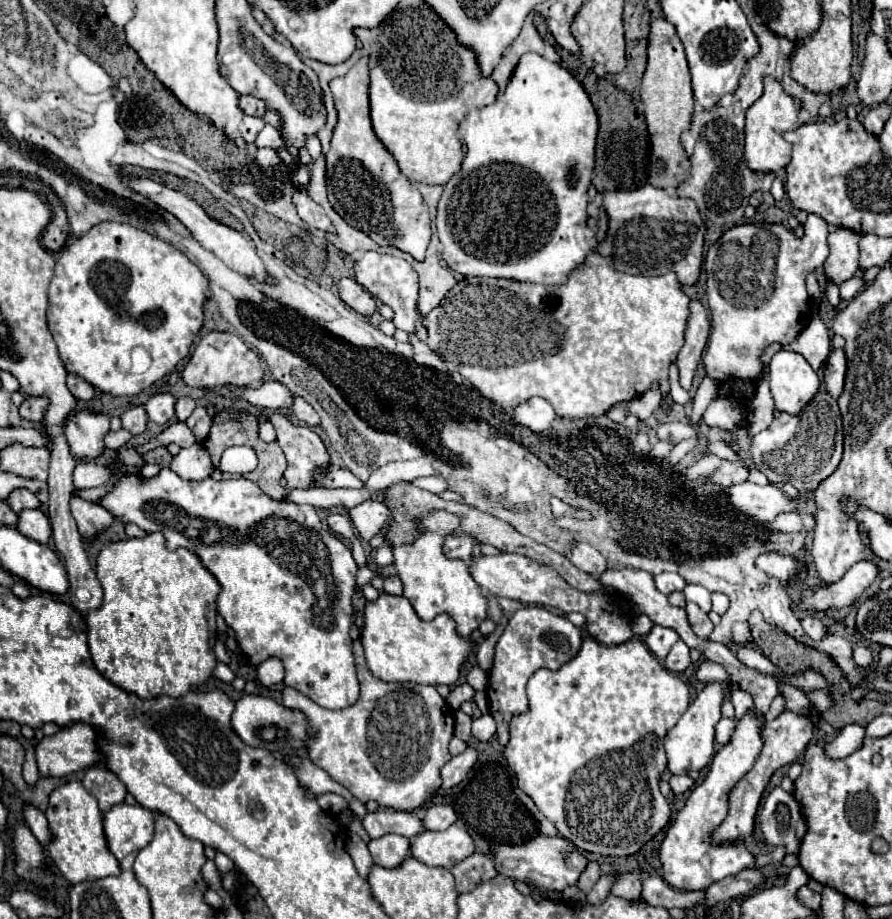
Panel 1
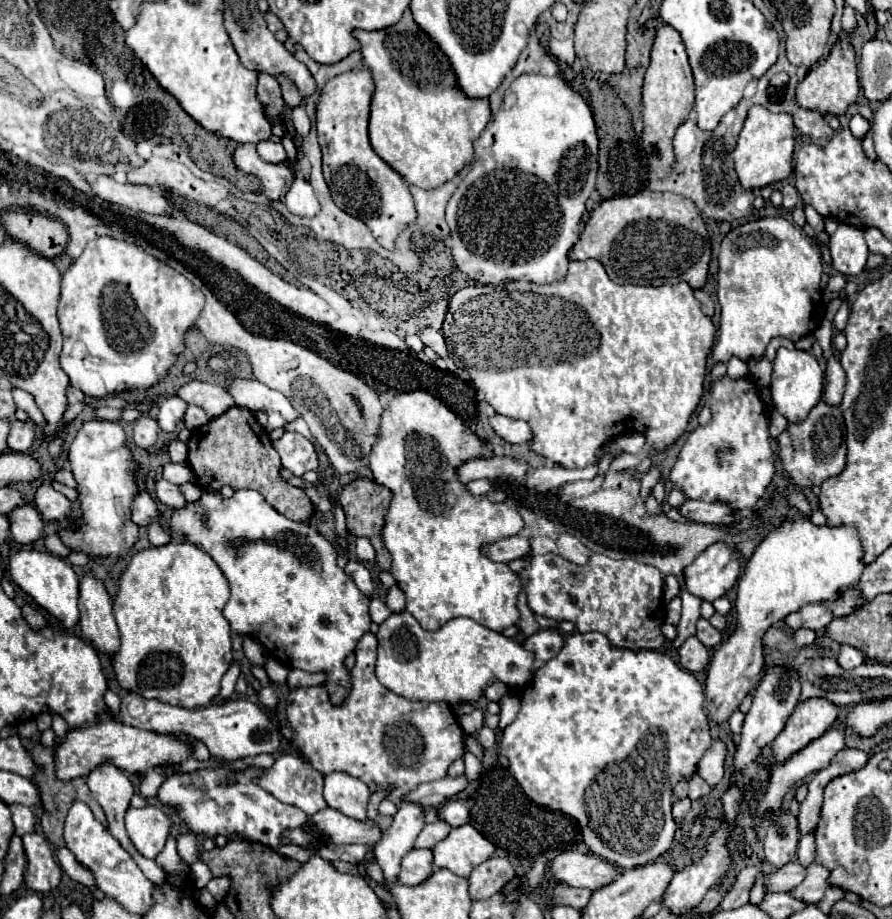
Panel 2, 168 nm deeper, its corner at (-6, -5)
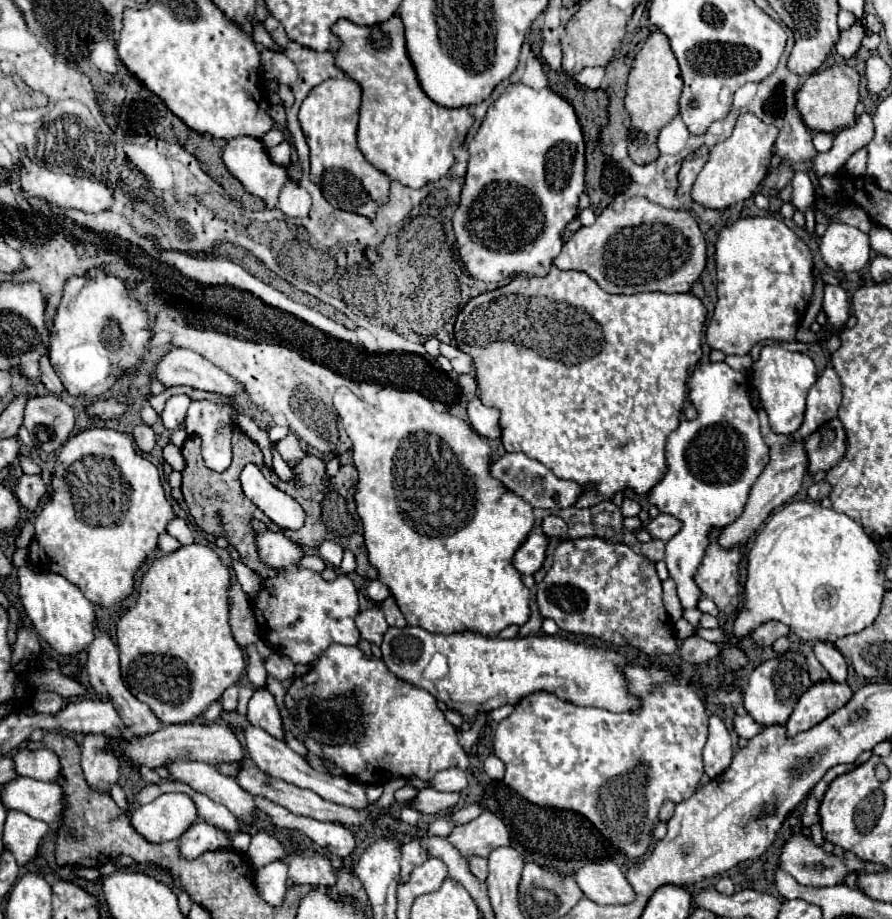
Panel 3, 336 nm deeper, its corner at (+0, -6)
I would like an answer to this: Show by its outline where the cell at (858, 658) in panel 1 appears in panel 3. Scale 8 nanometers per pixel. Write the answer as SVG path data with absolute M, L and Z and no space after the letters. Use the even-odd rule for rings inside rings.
M816 643L814 655L822 663L822 667L830 673L830 679L834 679L838 683L846 681L846 661L832 643Z

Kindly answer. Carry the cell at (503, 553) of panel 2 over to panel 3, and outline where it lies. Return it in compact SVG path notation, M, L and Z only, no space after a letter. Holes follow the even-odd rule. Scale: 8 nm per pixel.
M532 531L526 543L516 551L514 555L514 567L522 575L534 575L540 571L544 559L546 559L546 547L548 547L548 537L540 531Z

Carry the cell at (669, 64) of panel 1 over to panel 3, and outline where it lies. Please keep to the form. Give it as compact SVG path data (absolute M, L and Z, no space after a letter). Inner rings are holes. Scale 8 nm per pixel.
M652 29L650 37L646 39L644 47L634 57L628 85L626 85L626 97L624 107L630 113L630 125L636 129L636 133L628 133L628 155L636 165L646 165L656 161L658 149L656 139L664 125L668 125L678 115L678 99L682 91L682 77L678 69L678 61L670 49L670 43L662 31Z

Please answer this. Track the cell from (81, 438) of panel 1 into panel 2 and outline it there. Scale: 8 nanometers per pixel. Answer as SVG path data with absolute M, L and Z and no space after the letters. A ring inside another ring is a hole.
M90 420L78 430L74 442L68 448L70 470L78 482L82 524L74 532L60 532L62 542L90 556L124 556L138 536L136 524L130 522L130 502L138 490L134 476L136 464L126 448L126 436L118 422Z

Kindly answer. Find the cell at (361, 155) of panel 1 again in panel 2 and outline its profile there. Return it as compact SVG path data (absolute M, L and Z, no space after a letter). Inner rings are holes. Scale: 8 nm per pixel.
M368 66L328 80L322 88L316 110L316 130L324 156L324 178L332 192L334 204L354 218L360 218L370 228L380 246L394 250L396 238L418 220L418 212L406 180L396 170L392 170L370 144L368 120L372 94L374 80Z

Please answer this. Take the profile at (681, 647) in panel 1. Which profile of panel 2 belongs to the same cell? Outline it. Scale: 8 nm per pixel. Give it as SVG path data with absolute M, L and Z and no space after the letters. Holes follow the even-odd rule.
M692 636L682 644L678 660L680 660L680 666L686 668L688 672L700 672L706 668L710 656L708 656L708 650L702 646L702 642L696 636Z

